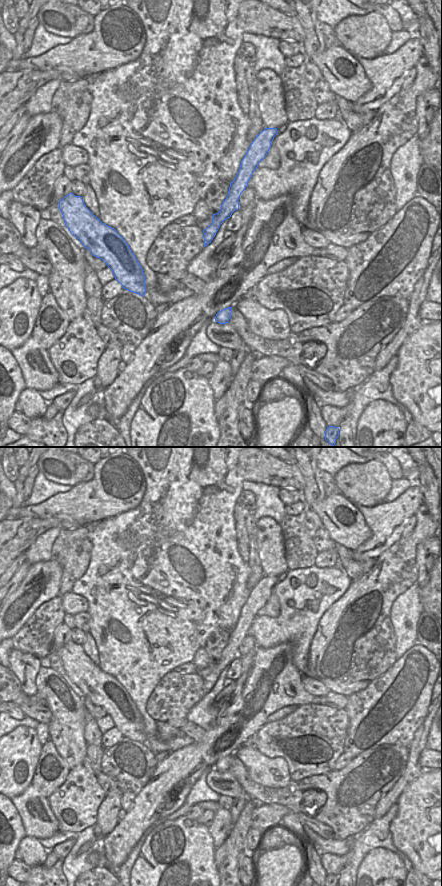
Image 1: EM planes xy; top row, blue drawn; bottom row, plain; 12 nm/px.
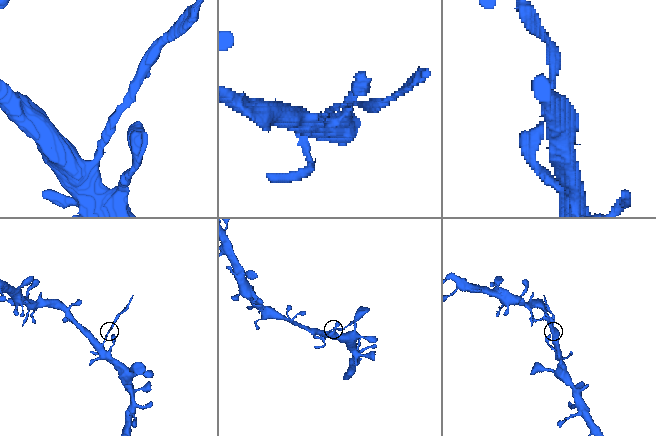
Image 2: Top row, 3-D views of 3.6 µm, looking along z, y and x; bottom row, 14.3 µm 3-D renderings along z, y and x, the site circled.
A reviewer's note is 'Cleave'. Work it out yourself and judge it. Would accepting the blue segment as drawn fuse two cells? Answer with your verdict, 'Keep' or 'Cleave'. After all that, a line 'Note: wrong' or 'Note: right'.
Cleave.
Note: right

